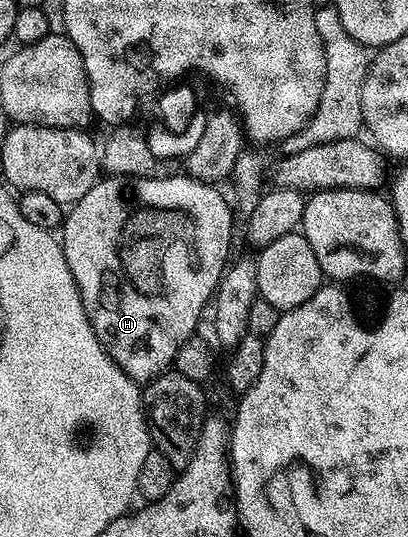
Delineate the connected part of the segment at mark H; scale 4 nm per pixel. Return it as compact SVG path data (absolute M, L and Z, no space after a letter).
M106 176L103 177L98 183L92 188L88 188L88 196L84 196L80 201L73 203L65 211L64 221L60 227L60 241L62 243L62 251L64 252L64 260L68 260L68 268L72 272L72 276L76 280L78 285L78 291L80 292L80 300L84 304L84 312L88 316L88 320L92 324L92 328L96 332L96 336L100 340L100 344L108 352L110 357L118 367L132 379L132 381L145 384L153 380L154 378L160 377L161 374L167 373L173 367L174 357L176 352L180 352L180 344L184 344L184 340L195 337L196 331L194 330L198 326L198 321L202 318L202 309L209 307L211 305L212 299L215 292L218 290L218 285L222 279L222 273L225 272L228 263L231 261L232 253L230 254L230 241L234 238L234 214L235 211L232 209L230 211L230 206L226 203L226 198L224 195L218 191L219 187L217 185L201 182L198 178L191 178L189 176L175 176L172 178L120 178L117 176Z

